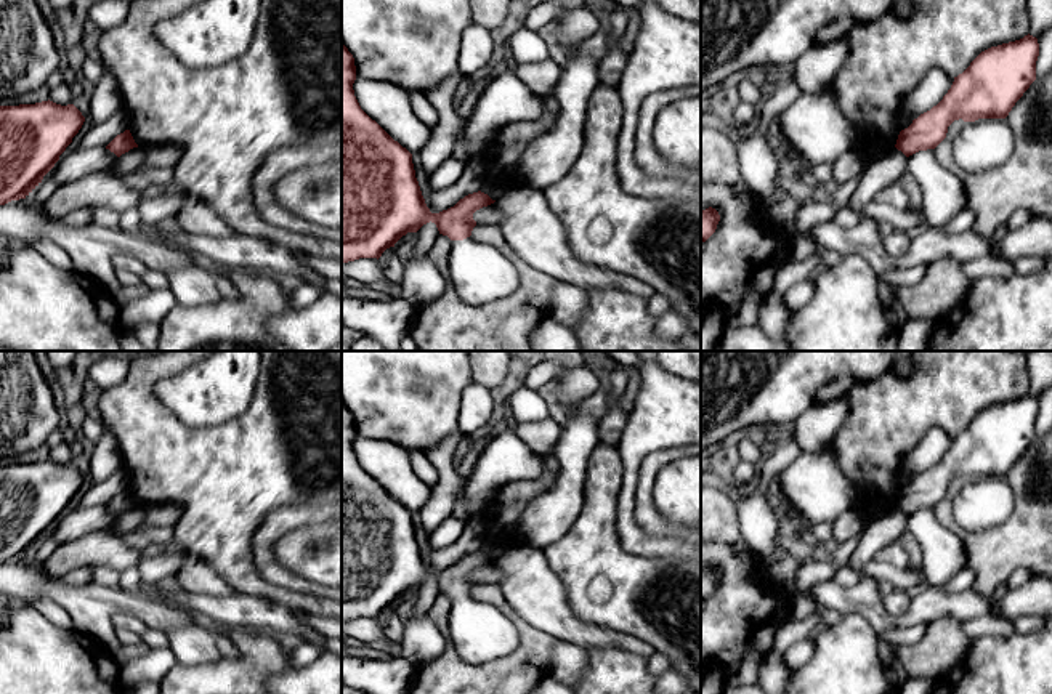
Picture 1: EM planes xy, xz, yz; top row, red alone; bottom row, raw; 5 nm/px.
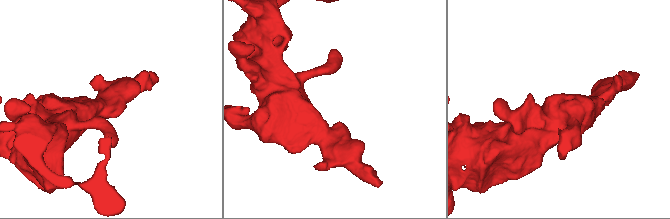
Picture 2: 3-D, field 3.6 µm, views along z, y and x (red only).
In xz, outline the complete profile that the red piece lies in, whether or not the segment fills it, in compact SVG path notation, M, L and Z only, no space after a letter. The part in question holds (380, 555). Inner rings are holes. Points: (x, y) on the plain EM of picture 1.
M342 402L342 622L378 619L403 595L417 591L430 580L451 599L470 596L476 585L473 572L496 559L478 550L447 569L431 572L415 537L412 513L361 468L353 449L354 439L354 417Z

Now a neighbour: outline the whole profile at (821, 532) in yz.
M823 521L816 524L810 535L808 535L811 543L829 543L832 545L832 523Z

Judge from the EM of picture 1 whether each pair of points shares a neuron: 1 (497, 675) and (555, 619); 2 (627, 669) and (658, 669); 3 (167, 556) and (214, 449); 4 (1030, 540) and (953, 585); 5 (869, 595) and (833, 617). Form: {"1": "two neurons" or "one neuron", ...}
{"1": "two neurons", "2": "two neurons", "3": "two neurons", "4": "two neurons", "5": "two neurons"}

